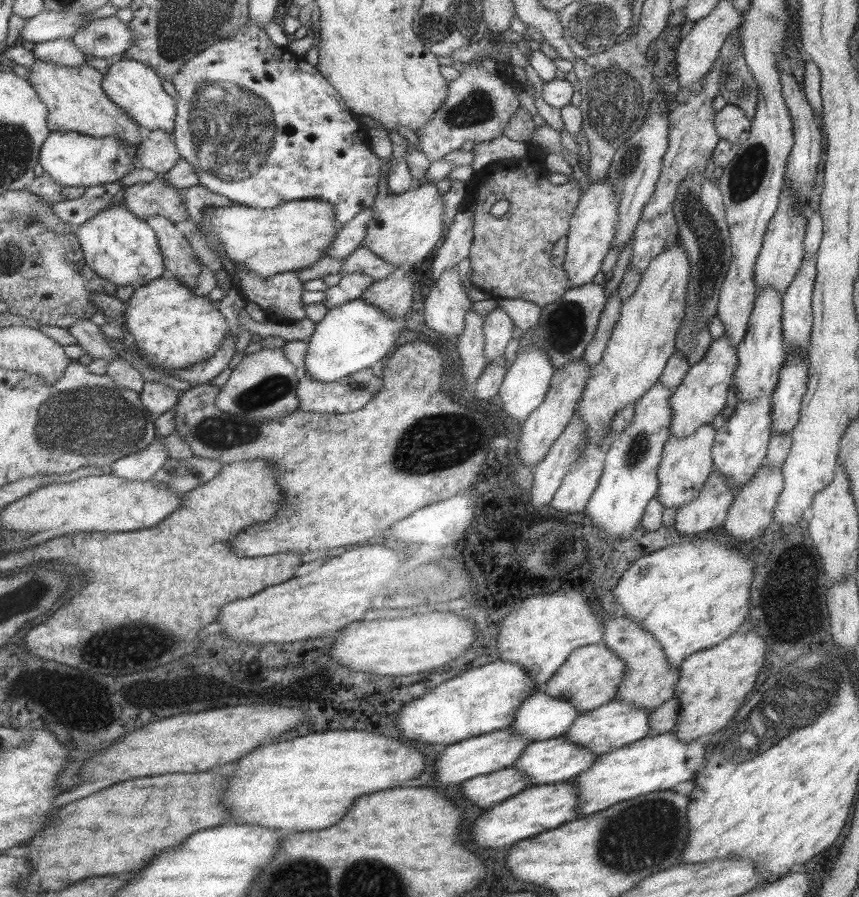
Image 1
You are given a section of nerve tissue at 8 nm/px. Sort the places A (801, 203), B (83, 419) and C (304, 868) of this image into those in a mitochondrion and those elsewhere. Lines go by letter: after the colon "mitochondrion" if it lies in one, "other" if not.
A: other
B: mitochondrion
C: mitochondrion

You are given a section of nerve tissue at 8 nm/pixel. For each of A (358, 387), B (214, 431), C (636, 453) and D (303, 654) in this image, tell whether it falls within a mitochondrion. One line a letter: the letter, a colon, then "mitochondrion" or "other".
A: mitochondrion
B: mitochondrion
C: mitochondrion
D: other

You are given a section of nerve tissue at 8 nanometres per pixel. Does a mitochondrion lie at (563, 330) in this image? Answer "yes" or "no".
yes

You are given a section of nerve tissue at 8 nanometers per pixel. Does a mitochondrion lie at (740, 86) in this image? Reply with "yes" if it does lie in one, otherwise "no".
yes

